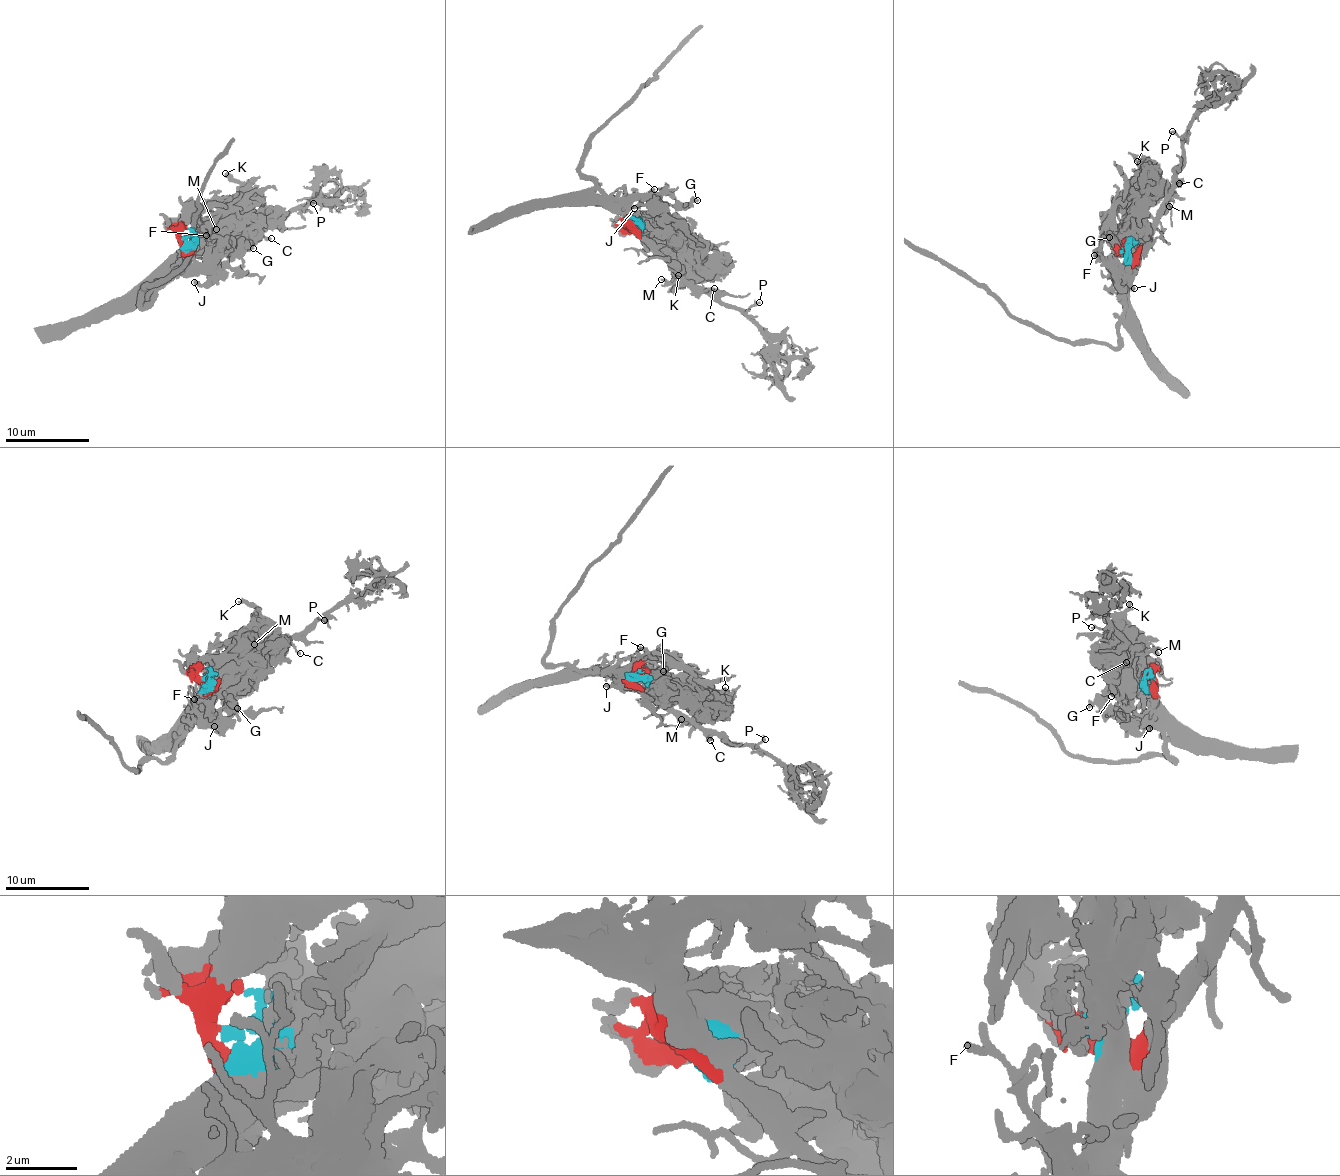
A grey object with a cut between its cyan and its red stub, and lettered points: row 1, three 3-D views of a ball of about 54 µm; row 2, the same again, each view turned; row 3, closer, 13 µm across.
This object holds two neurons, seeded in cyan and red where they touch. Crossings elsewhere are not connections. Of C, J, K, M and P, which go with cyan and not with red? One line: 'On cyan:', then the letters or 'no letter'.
On cyan: K

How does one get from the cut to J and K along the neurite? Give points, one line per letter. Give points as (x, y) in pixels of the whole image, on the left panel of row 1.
J: (181, 239), (183, 258), (206, 273), (203, 284), (194, 282)
K: (181, 239), (194, 227), (219, 216), (227, 207), (227, 199), (240, 185), (224, 174)

